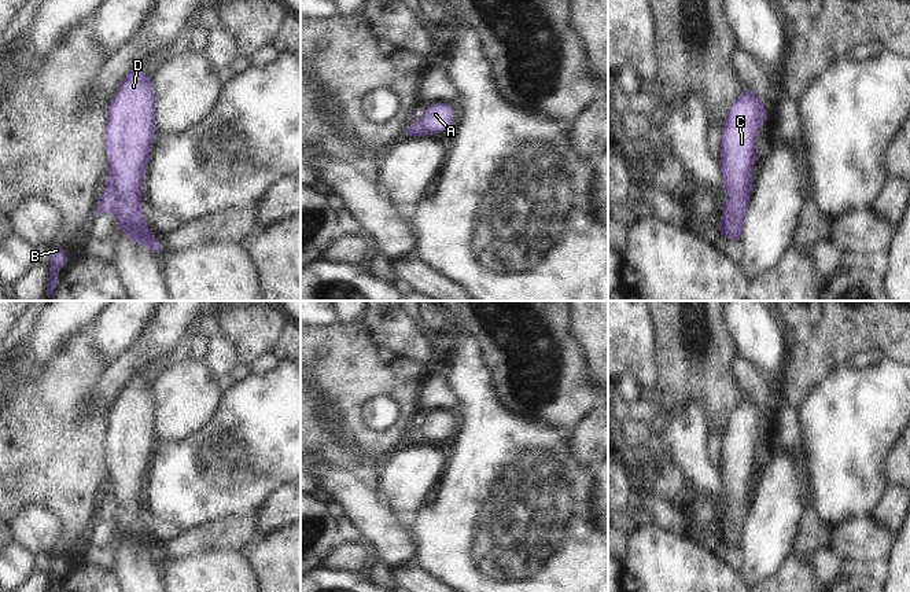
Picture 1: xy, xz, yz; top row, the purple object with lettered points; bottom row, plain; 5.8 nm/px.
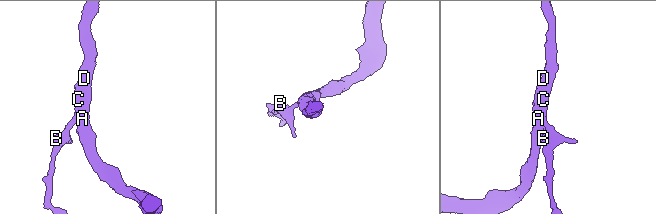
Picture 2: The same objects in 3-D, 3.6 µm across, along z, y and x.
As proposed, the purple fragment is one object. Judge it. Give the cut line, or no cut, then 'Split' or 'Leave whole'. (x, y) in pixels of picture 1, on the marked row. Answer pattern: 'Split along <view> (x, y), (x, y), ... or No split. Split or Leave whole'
Split along xy (106, 188), (115, 198), (114, 210). Split.

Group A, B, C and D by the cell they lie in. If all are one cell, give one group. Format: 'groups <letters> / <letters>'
groups A C D / B

